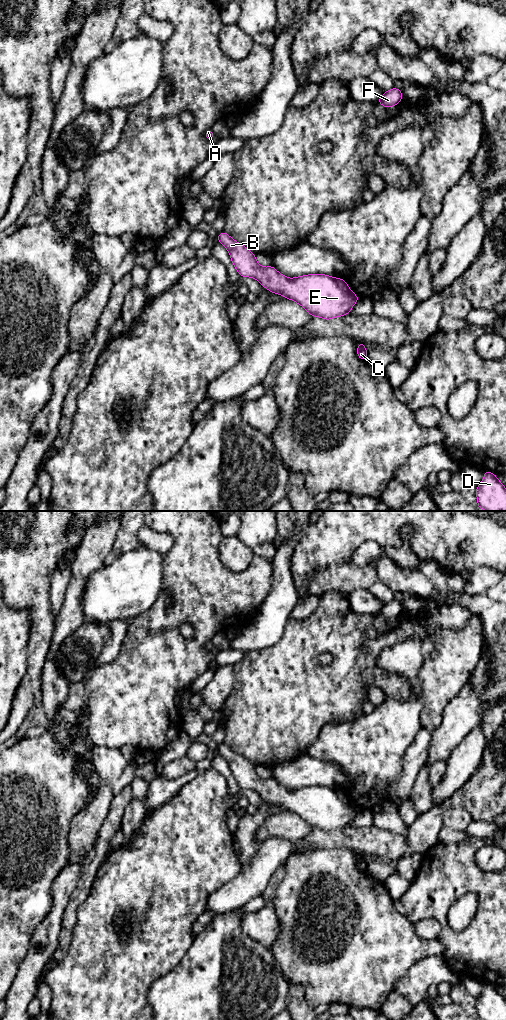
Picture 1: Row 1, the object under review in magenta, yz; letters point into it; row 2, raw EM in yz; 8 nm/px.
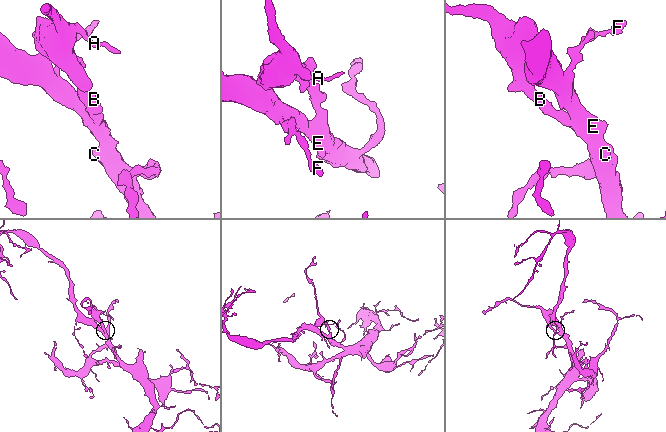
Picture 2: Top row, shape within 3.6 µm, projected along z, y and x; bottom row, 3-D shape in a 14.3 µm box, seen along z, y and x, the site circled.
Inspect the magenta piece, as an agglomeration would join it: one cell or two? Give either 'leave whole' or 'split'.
leave whole

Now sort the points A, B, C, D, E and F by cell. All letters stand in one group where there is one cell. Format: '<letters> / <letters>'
A B C D E F

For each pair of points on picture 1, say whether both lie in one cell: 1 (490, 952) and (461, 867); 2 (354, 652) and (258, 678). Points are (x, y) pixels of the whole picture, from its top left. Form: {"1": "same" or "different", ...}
{"1": "same", "2": "same"}

